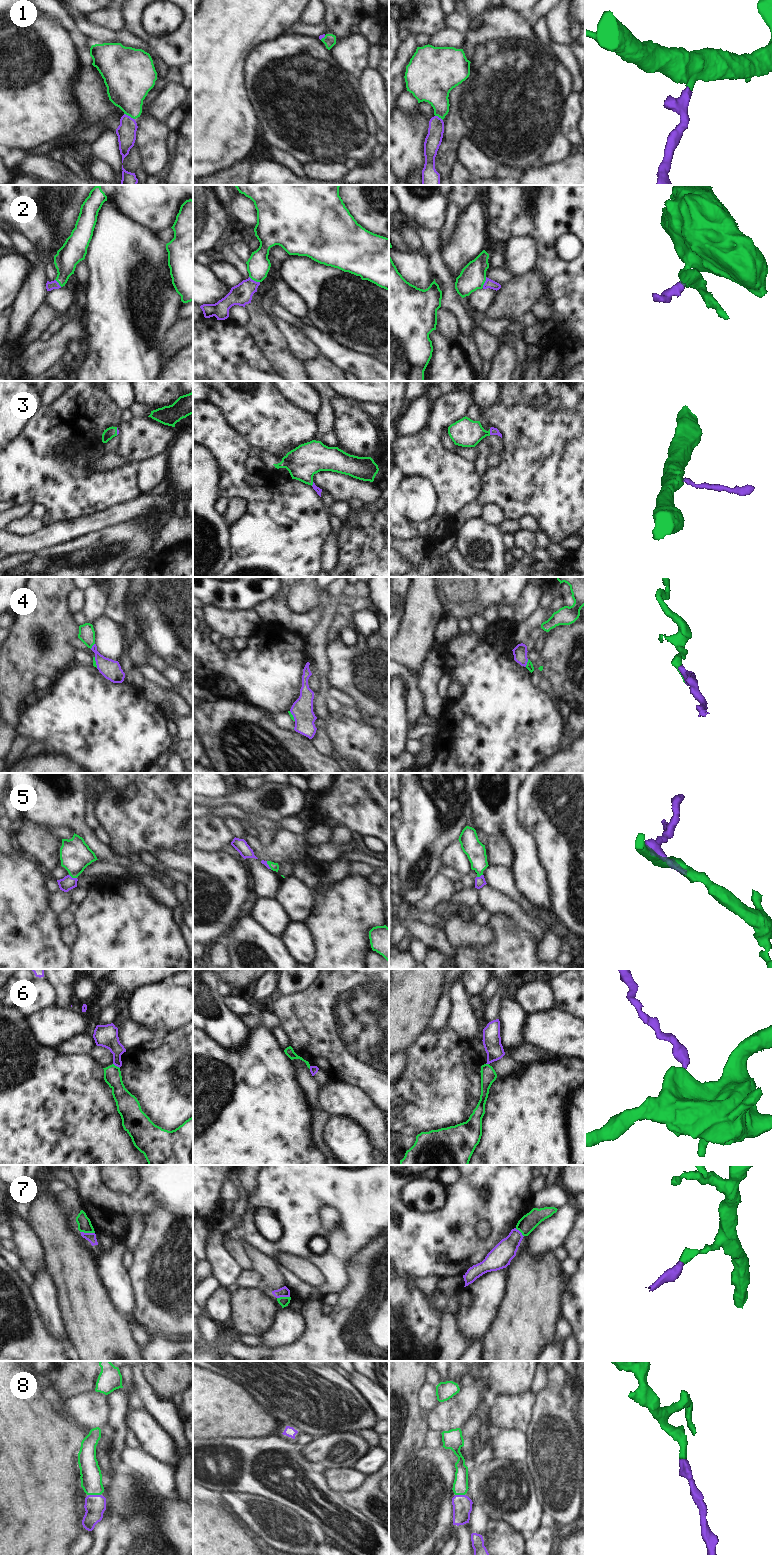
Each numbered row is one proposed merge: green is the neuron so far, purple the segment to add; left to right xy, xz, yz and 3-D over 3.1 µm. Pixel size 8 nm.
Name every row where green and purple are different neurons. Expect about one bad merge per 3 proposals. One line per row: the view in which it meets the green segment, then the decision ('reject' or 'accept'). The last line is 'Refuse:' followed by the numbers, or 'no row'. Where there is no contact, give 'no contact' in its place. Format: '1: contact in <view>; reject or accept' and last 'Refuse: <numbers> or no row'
1: contact in xy; accept
2: contact in xz; accept
3: contact in yz; accept
4: contact in yz; accept
5: contact in xy; accept
6: contact in xy; reject
7: contact in xy; reject
8: contact in xy; accept
Refuse: 6, 7

